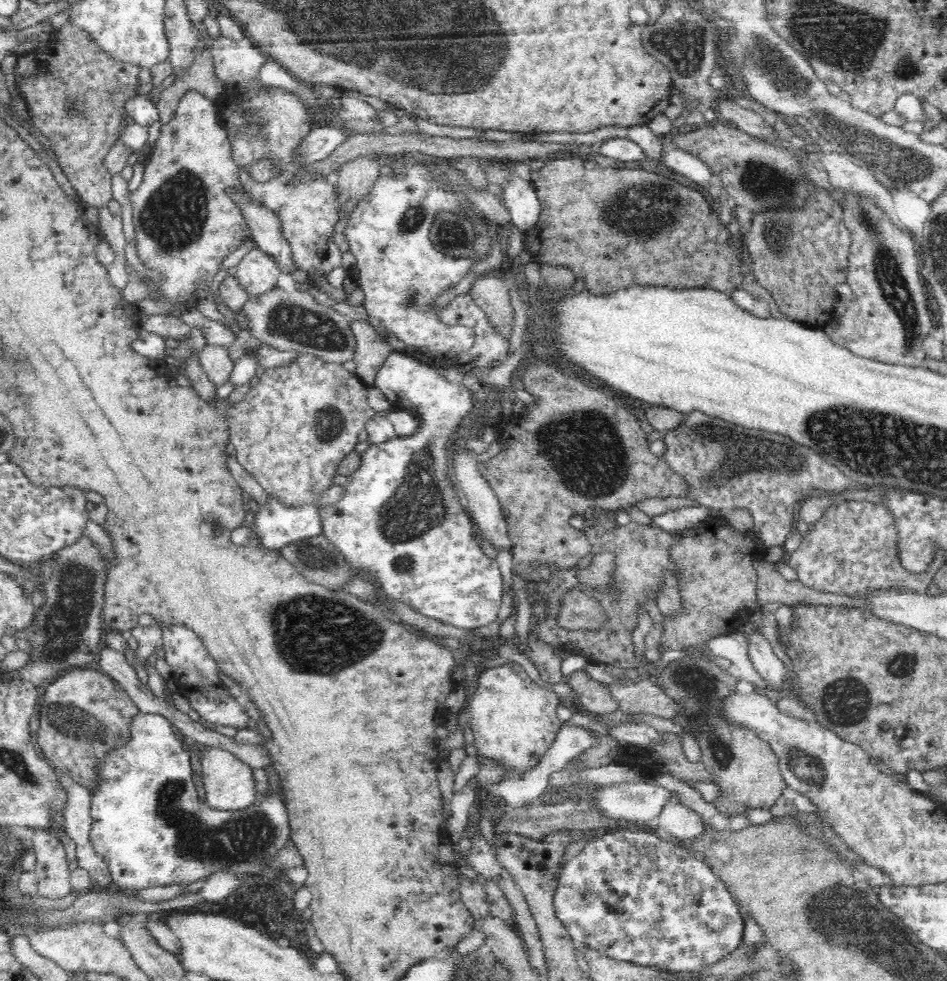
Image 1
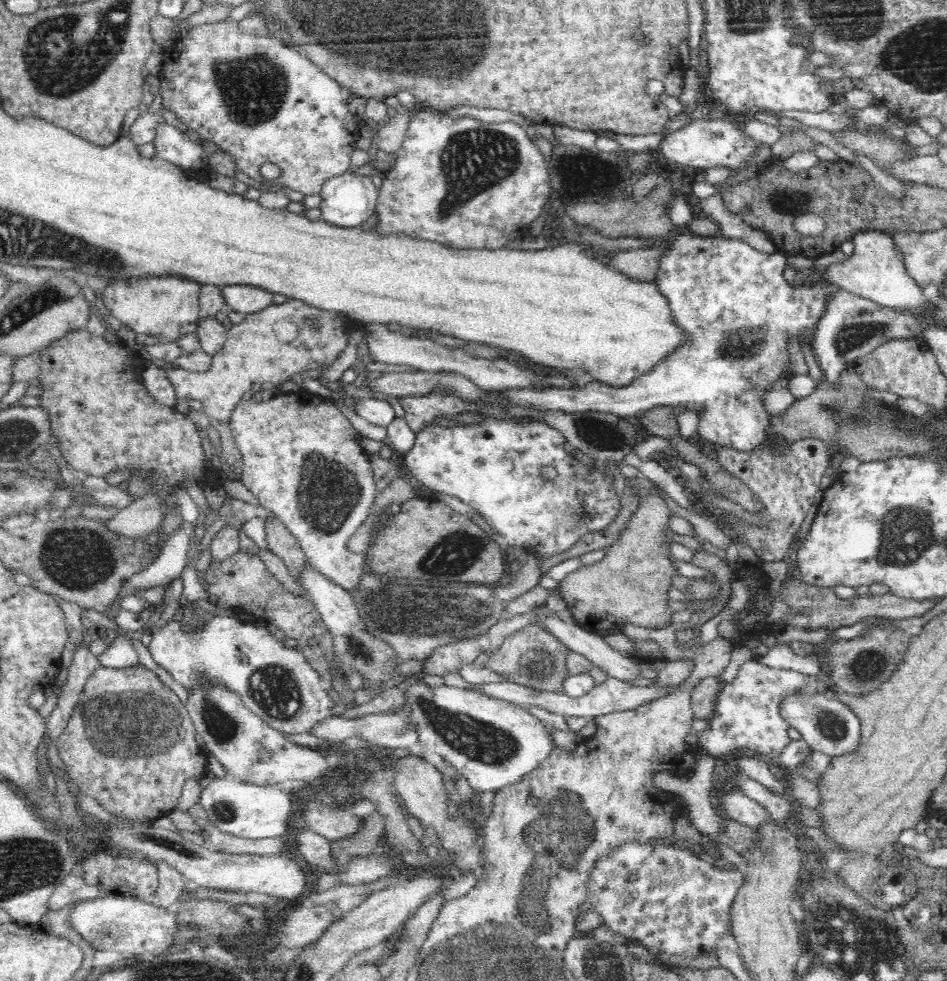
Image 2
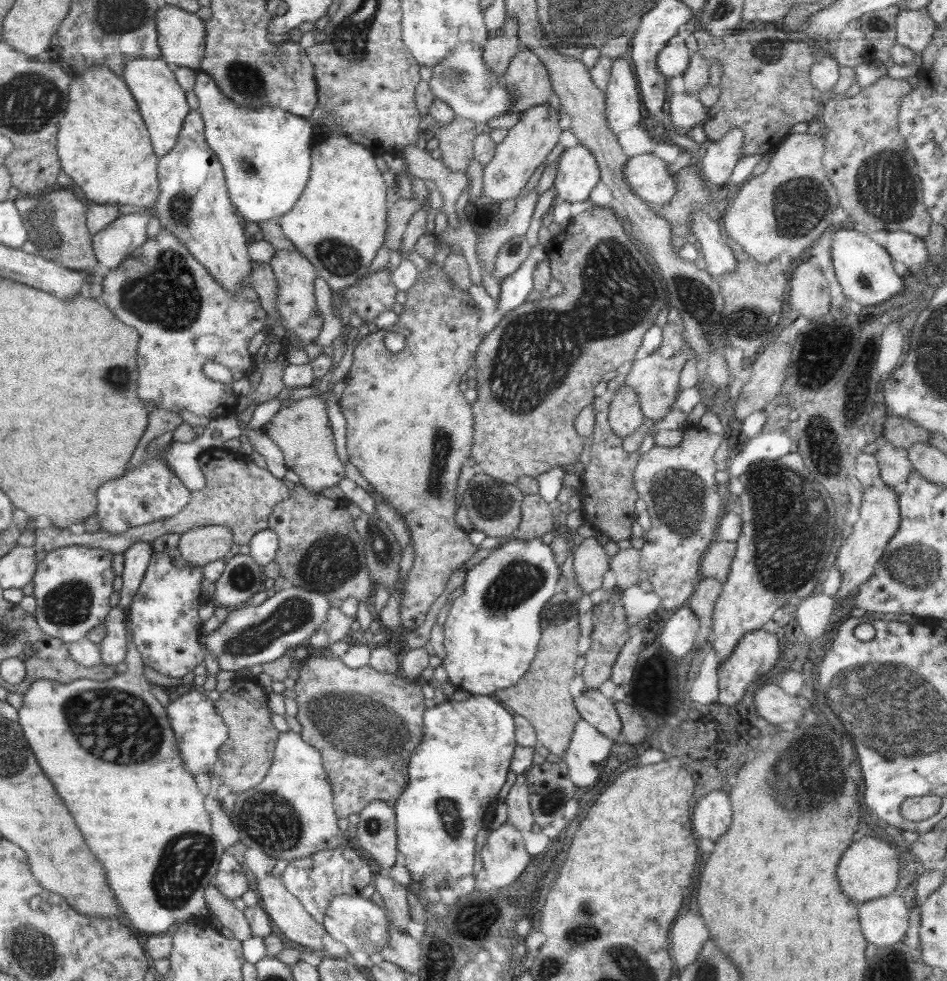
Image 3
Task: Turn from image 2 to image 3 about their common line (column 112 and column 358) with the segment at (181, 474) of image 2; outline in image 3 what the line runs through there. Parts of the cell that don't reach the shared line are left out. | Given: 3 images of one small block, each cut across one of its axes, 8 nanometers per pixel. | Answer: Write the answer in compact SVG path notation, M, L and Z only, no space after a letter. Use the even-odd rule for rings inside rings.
M434 259L428 261L428 271L418 272L416 283L408 290L404 311L389 330L405 339L404 351L394 353L382 345L381 334L373 330L354 350L349 373L342 380L345 387L338 400L346 419L346 448L349 461L377 490L381 498L401 512L410 531L414 546L414 562L403 588L400 616L407 630L418 628L426 618L428 609L446 590L446 584L455 570L465 566L477 552L469 534L454 520L457 510L456 489L461 468L468 464L473 443L474 416L472 408L458 390L460 376L474 364L476 350L483 334L478 329L481 312L468 289L462 288L439 267Z

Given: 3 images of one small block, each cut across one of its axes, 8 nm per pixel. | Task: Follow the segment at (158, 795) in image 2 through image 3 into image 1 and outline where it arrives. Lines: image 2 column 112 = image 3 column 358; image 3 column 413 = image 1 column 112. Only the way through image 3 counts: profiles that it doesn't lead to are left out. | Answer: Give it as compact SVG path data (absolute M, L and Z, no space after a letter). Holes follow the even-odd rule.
M98 666L72 668L51 682L40 708L38 741L44 758L70 782L78 783L90 794L99 786L99 765L109 752L130 740L130 722L140 714L130 695Z

